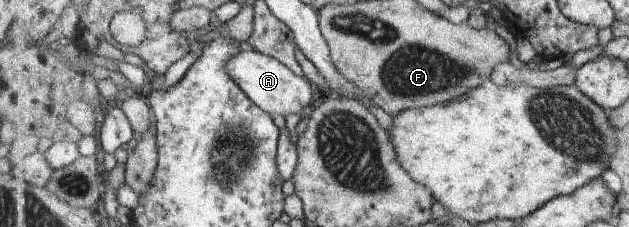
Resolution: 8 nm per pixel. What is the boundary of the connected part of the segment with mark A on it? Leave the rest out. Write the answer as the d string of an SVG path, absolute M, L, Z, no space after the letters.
M254 49L240 51L228 62L228 70L245 94L273 118L281 115L285 118L293 114L303 116L311 111L311 105L315 101L316 87L309 82L307 77L297 75L275 57Z

